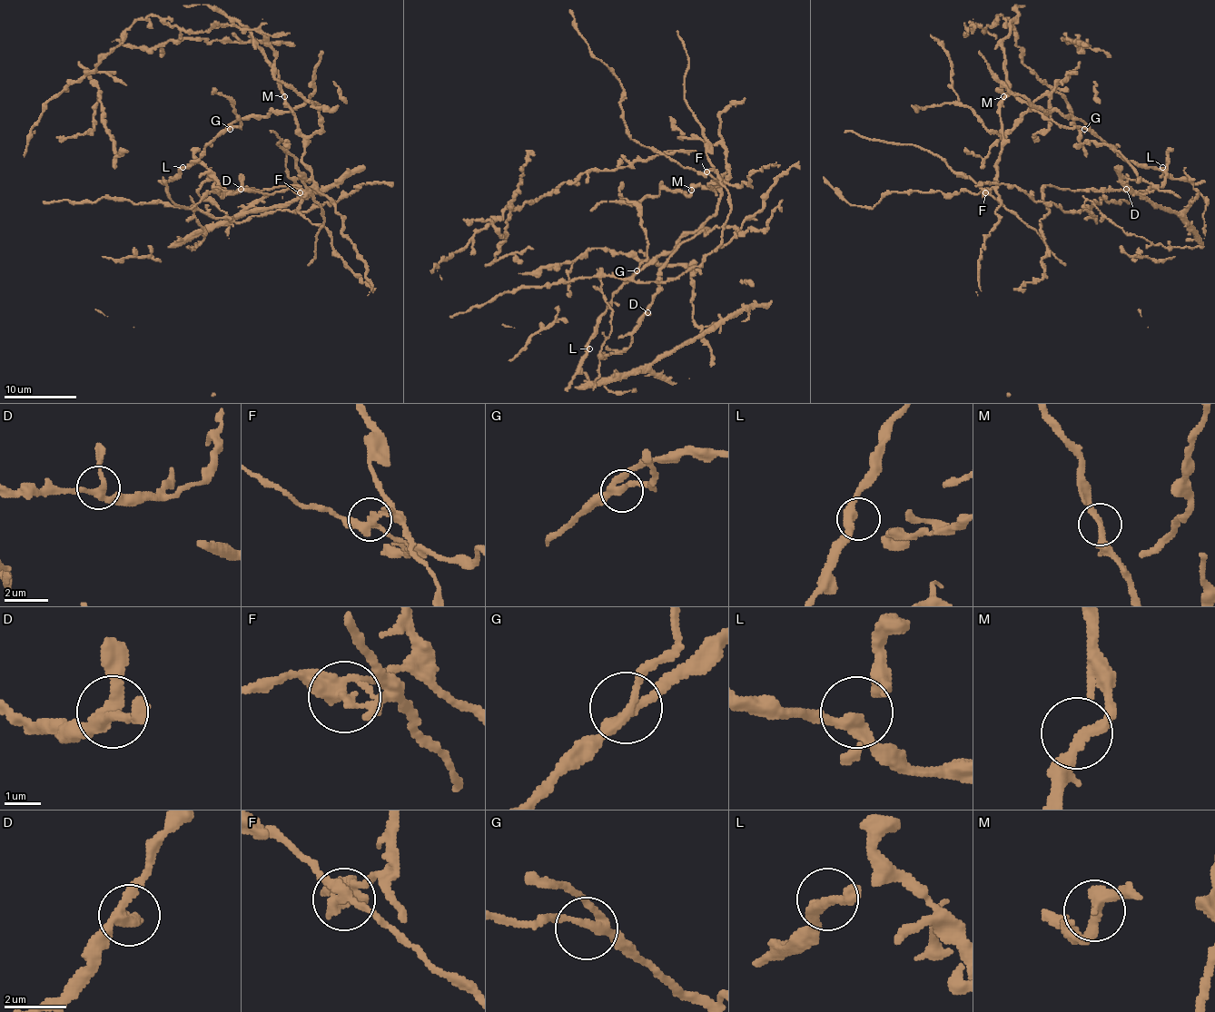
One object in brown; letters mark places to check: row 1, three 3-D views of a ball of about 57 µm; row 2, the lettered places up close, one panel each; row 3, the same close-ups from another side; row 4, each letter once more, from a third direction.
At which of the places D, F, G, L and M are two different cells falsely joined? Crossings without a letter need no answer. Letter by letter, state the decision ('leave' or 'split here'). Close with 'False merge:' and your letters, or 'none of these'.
D: leave
F: split here
G: leave
L: leave
M: leave
False merge: F

